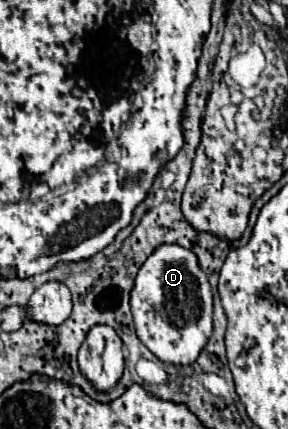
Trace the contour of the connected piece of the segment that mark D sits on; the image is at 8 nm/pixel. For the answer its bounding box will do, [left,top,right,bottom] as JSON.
[131,246,213,366]

